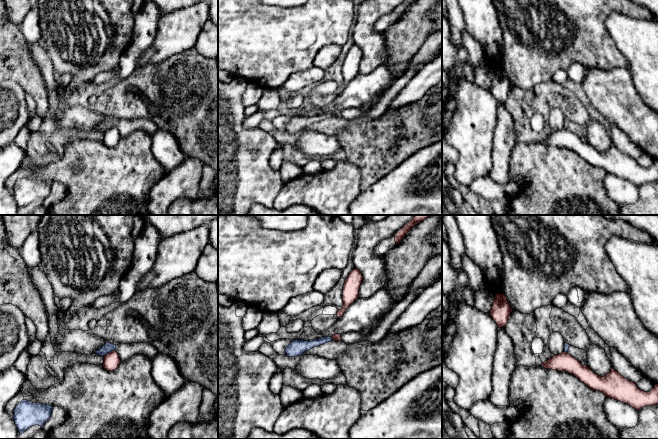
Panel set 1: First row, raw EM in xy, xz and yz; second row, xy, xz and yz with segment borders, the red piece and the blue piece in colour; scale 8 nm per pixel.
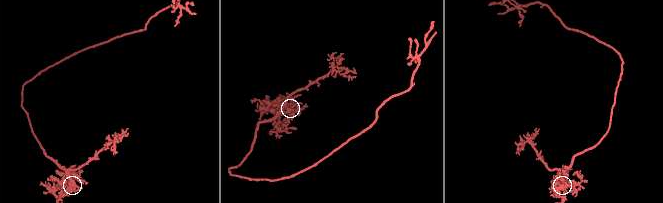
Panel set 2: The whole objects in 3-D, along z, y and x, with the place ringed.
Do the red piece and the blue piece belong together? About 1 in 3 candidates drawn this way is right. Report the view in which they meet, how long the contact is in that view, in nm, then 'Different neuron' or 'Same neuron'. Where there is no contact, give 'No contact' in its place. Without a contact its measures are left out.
Touches red in xy. Shared border 100 nm. Different neuron

